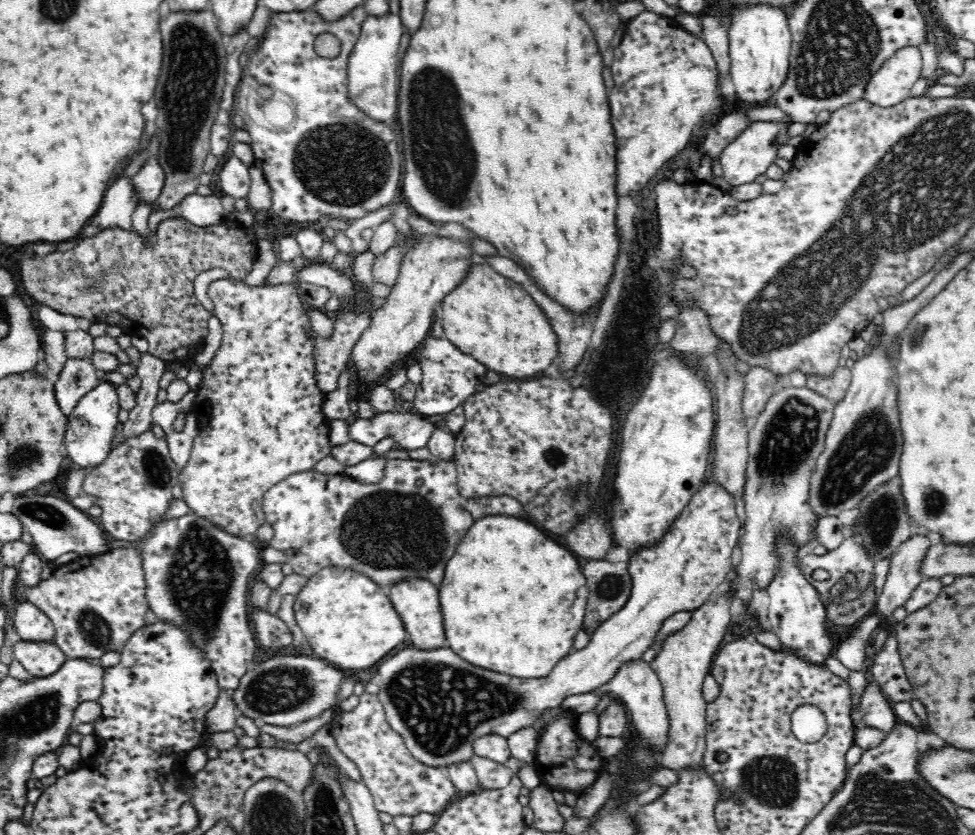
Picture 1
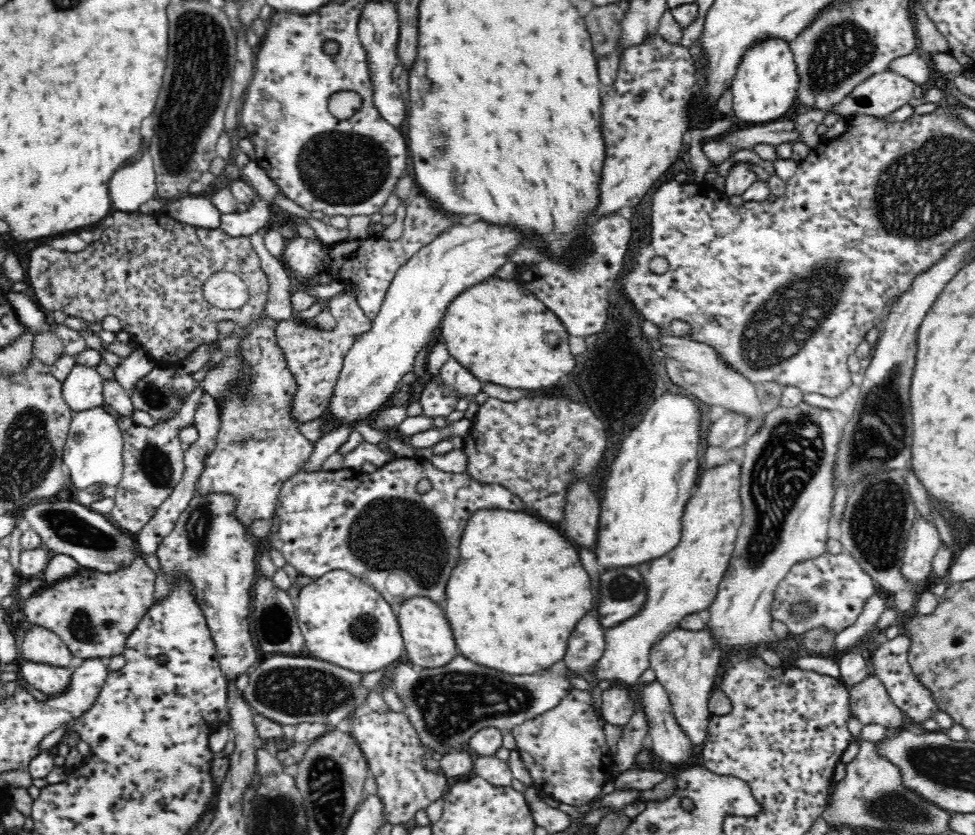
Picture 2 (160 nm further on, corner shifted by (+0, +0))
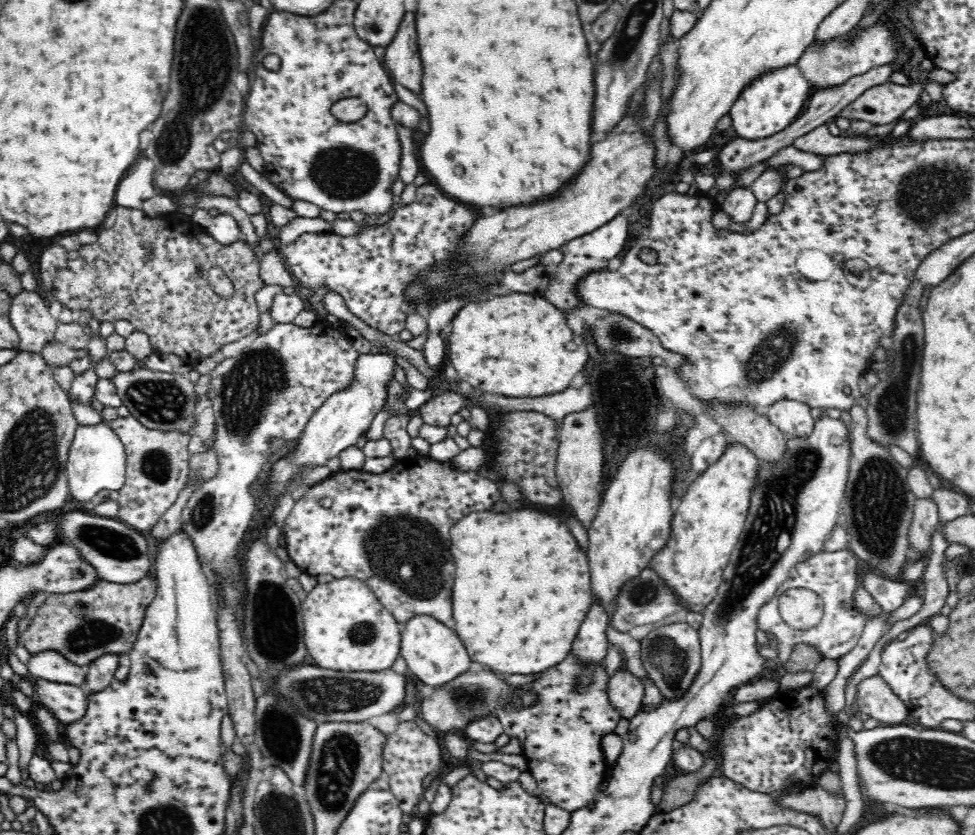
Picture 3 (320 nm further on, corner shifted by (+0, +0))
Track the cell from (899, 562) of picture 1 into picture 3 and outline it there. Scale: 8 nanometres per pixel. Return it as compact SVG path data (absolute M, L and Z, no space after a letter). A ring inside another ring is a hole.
M934 496L916 498L909 530L909 544L913 547L912 550L924 552L931 547L931 537L939 520L938 505Z

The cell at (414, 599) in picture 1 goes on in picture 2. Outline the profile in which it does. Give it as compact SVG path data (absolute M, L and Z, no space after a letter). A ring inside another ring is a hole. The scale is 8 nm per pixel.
M414 597L398 605L398 622L404 641L404 648L408 659L414 666L429 669L446 666L452 658L460 654L456 650L456 642L452 636L452 628L446 620L443 607L428 599L428 597Z

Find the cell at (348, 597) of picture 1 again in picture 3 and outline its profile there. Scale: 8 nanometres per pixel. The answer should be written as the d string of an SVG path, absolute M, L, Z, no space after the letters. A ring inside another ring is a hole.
M342 577L317 584L302 599L308 654L318 667L342 672L378 672L390 668L401 650L400 626L367 584Z

